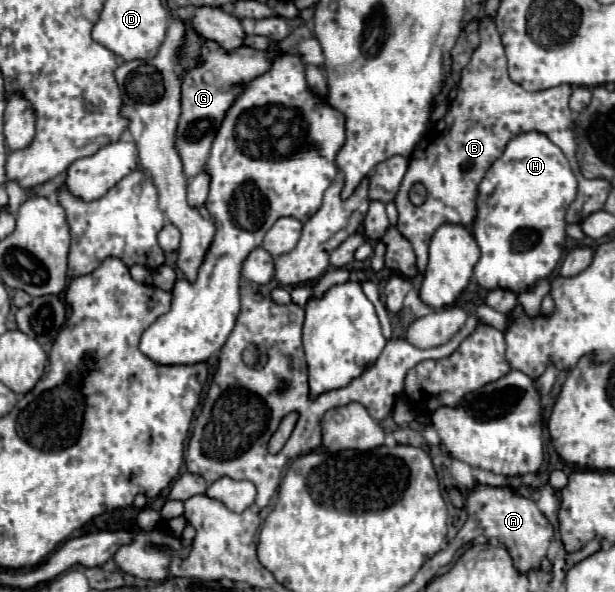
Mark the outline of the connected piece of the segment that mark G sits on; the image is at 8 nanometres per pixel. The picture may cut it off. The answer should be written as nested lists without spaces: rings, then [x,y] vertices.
[[[202,39],[202,67],[186,69],[182,73],[182,111],[176,131],[176,147],[182,159],[186,179],[198,175],[208,157],[210,145],[216,137],[216,131],[224,119],[226,109],[232,105],[236,95],[242,91],[242,85],[270,69],[270,53],[256,49],[234,49],[224,51],[218,43]]]

